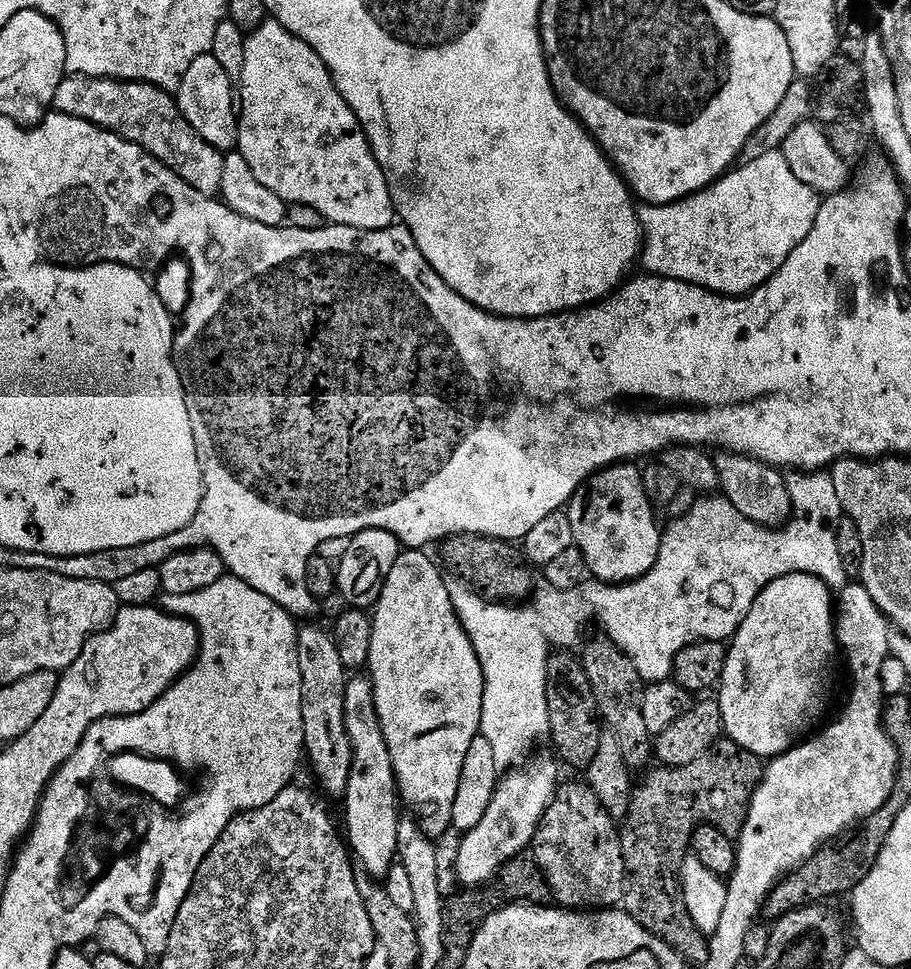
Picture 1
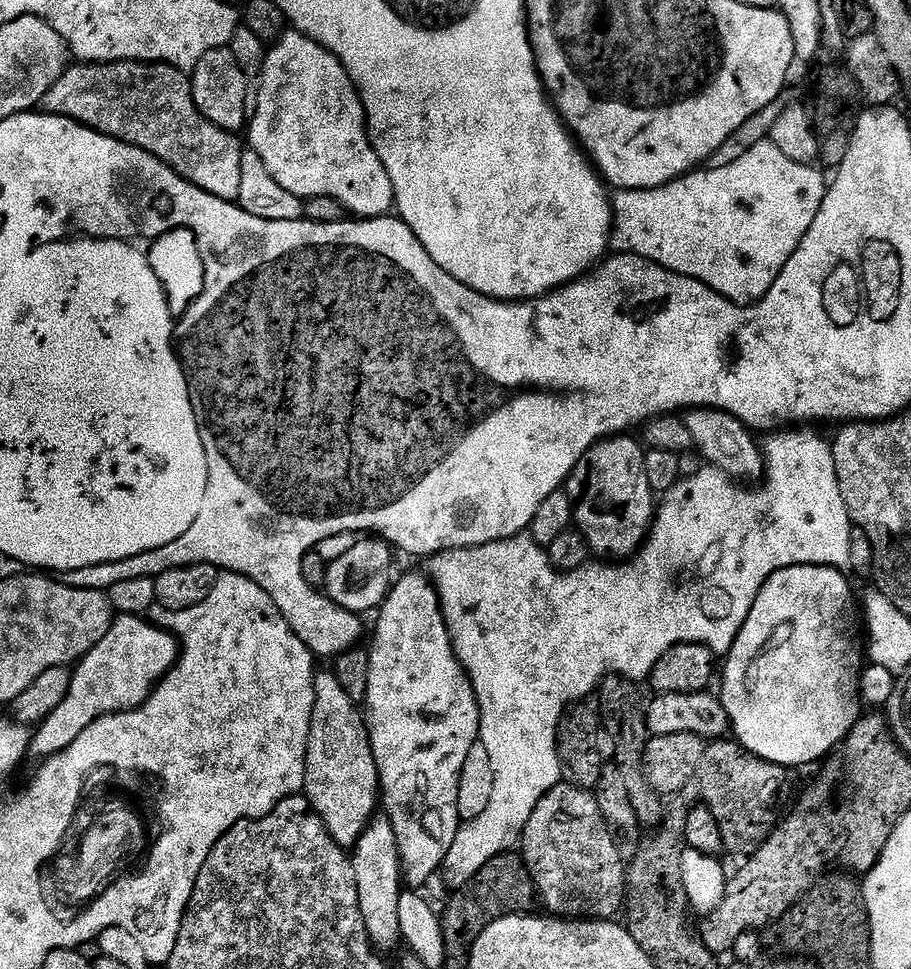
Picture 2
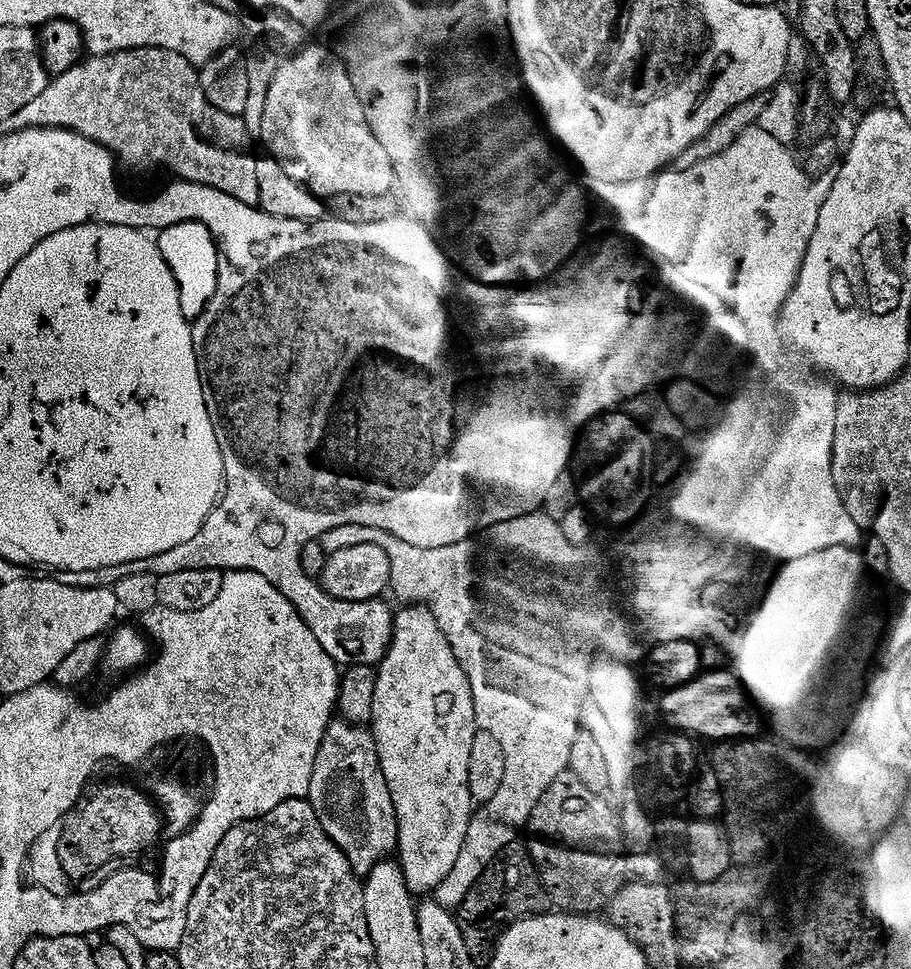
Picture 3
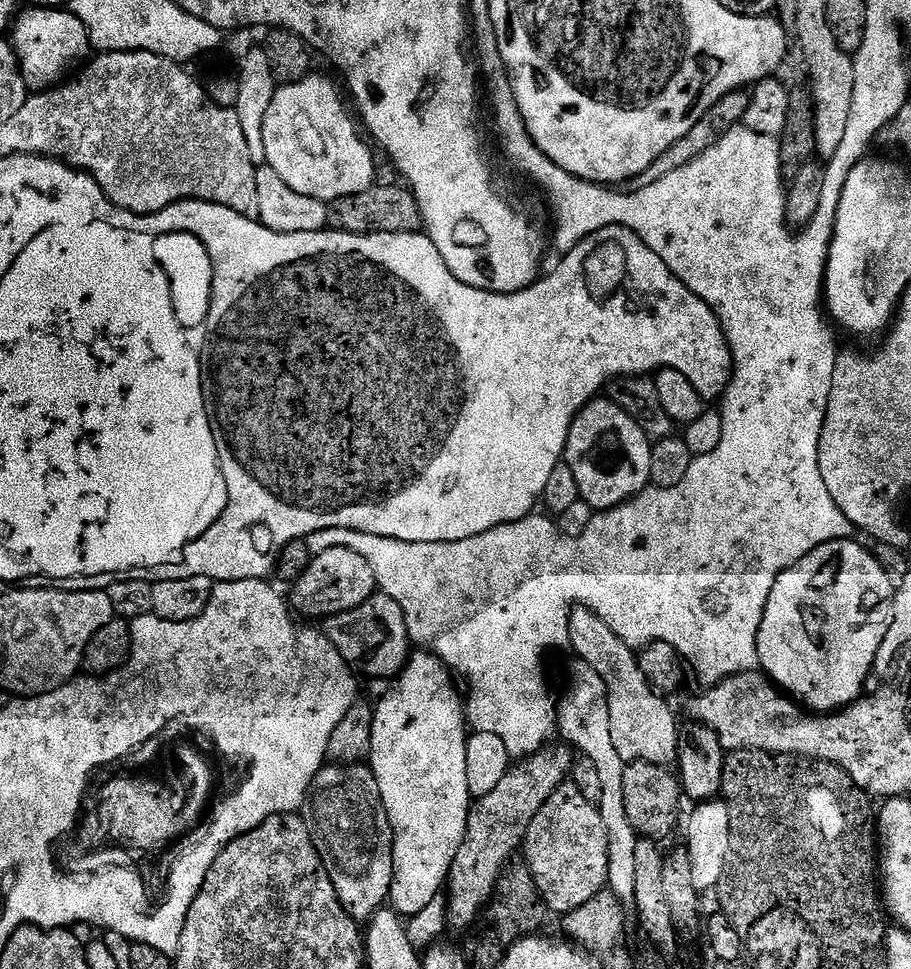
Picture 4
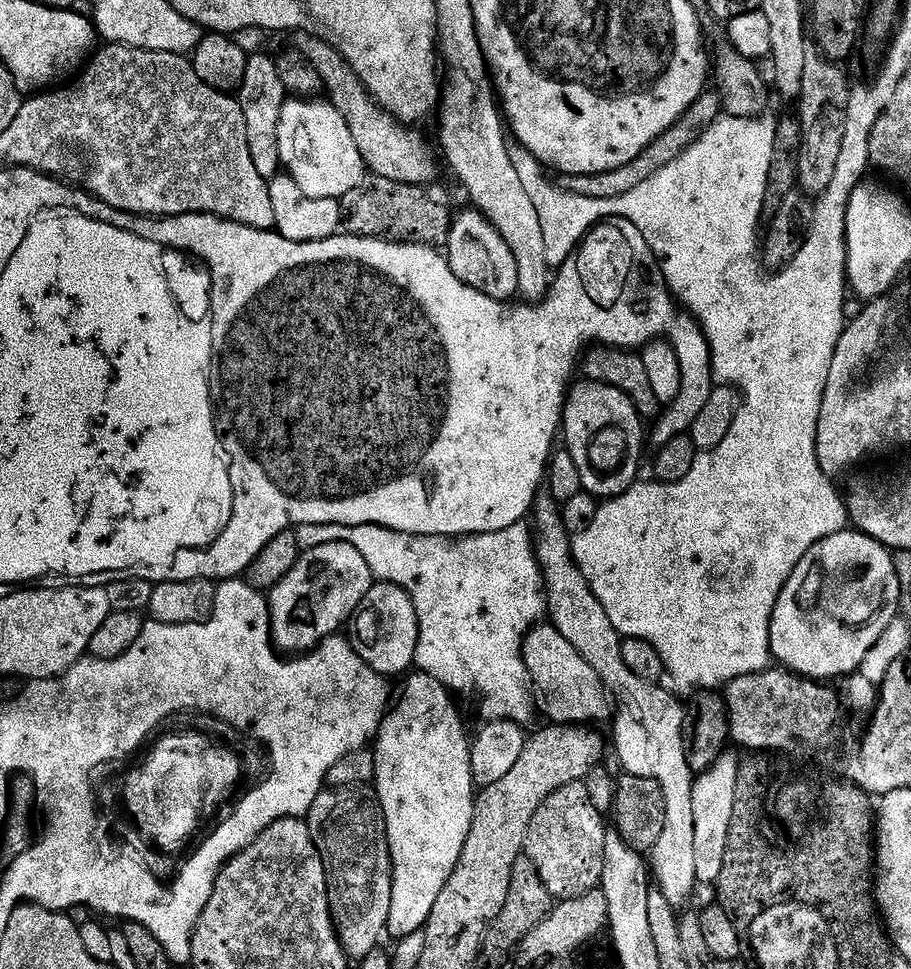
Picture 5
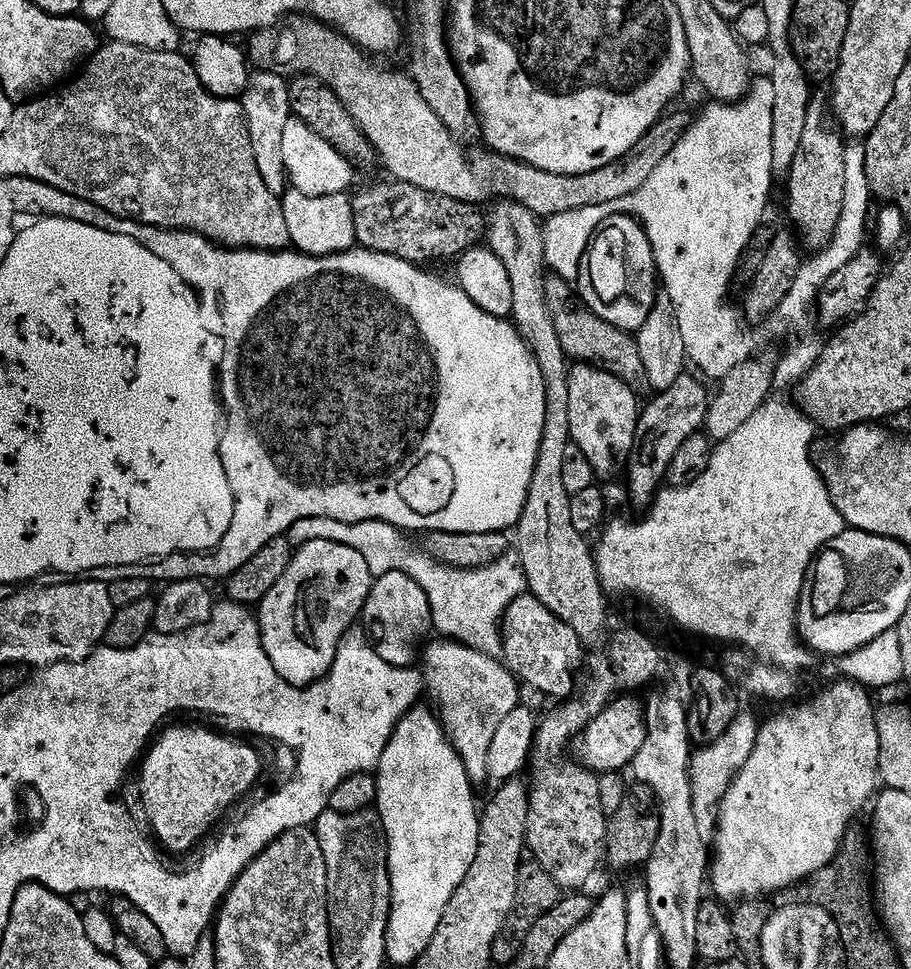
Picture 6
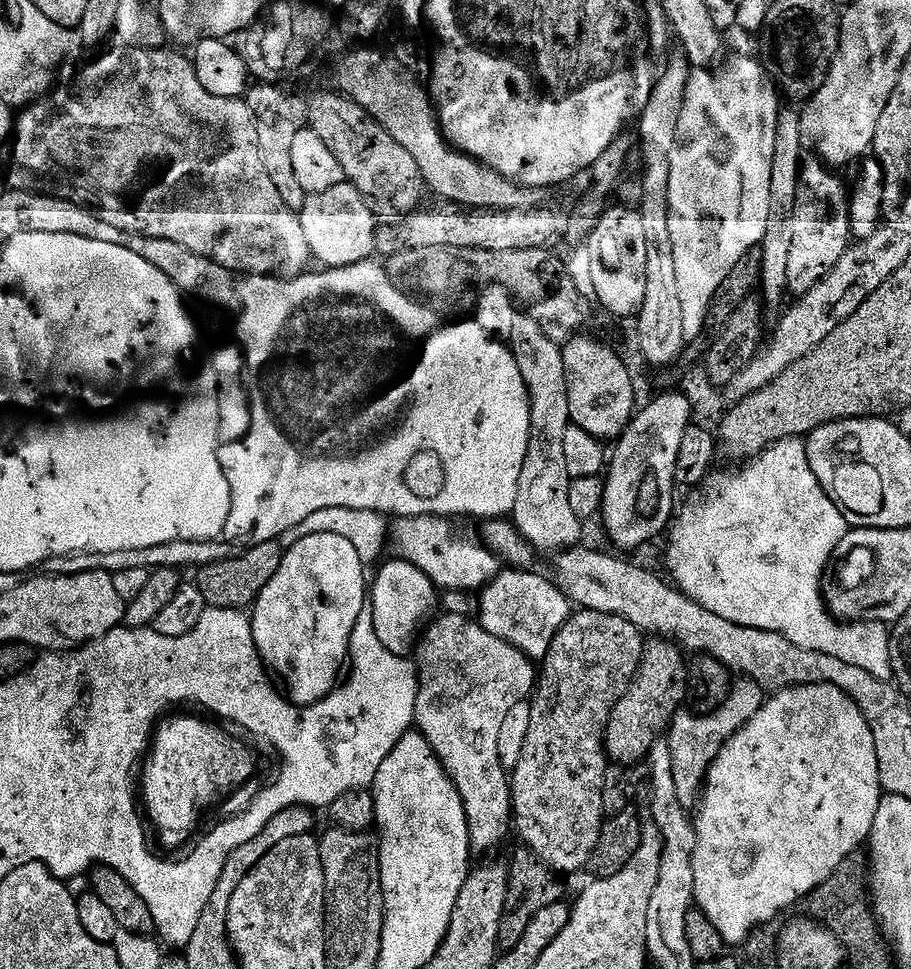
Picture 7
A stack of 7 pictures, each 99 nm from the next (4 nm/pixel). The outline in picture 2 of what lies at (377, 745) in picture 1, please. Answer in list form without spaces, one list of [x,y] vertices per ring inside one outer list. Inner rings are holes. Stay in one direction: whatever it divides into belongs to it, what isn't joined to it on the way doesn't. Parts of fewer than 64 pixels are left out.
[[[377,815],[365,824],[368,825],[365,826],[364,833],[357,838],[356,849],[351,849],[350,852],[354,866],[354,882],[358,886],[358,906],[362,910],[362,922],[368,931],[369,941],[377,949],[392,948],[402,940],[398,924],[398,898],[402,891],[400,851],[394,826],[387,815]]]

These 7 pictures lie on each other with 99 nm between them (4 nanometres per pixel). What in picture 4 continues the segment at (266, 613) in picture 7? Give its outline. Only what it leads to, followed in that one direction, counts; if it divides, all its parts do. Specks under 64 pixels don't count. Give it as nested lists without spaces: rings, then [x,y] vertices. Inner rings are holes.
[[[335,548],[326,550],[326,554],[312,556],[305,572],[296,580],[291,590],[290,608],[297,617],[309,616],[312,620],[324,622],[329,616],[337,616],[365,604],[377,591],[377,586],[374,570],[370,570],[370,562],[366,562],[362,554]]]

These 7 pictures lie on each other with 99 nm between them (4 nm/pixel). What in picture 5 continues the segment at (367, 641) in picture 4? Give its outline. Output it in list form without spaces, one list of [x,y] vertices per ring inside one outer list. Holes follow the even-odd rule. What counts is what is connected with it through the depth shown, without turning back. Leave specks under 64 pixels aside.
[[[373,586],[368,592],[368,599],[364,601],[360,611],[354,617],[355,624],[356,652],[379,676],[393,678],[392,676],[401,675],[400,677],[403,677],[415,665],[420,622],[414,602],[408,597],[406,590],[391,586]]]

